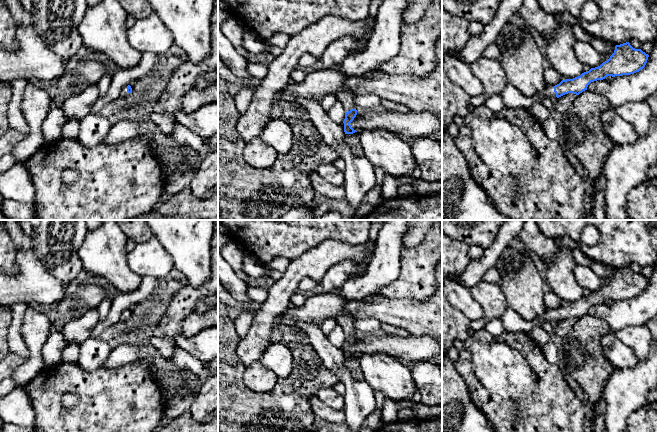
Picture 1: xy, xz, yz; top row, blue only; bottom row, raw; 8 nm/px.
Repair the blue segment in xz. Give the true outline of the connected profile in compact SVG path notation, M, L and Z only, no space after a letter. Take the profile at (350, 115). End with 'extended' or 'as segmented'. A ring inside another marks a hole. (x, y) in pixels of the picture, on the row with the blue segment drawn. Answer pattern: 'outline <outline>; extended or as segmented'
outline M342 91L338 93L336 97L337 97L337 101L342 103L346 112L345 119L343 121L345 134L353 134L357 132L350 125L350 123L354 120L354 118L357 115L356 106L354 104L354 100L351 93L348 91Z; extended

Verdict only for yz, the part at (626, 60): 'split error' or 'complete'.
split error

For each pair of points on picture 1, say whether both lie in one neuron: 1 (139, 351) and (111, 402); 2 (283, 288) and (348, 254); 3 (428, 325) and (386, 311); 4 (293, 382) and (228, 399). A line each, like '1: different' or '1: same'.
1: different
2: same
3: same
4: same

